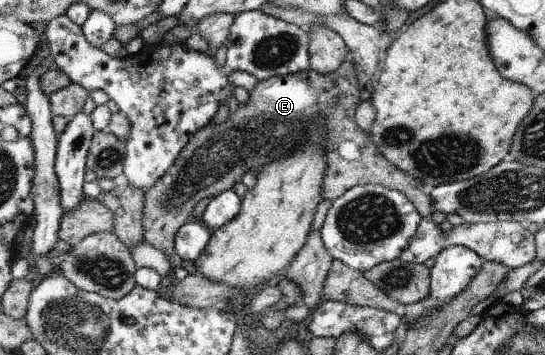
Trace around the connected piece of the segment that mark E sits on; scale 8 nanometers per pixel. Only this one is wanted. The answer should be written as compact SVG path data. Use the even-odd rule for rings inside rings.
M346 58L344 62L334 71L328 74L320 74L312 68L294 74L278 75L260 81L251 91L249 101L243 107L239 104L235 114L228 117L227 122L214 124L211 122L199 131L196 131L188 144L183 148L179 158L172 164L155 186L144 192L143 240L150 243L155 249L161 250L168 258L172 256L175 249L175 236L179 228L188 220L193 219L191 213L194 206L204 200L207 196L216 196L222 191L232 189L236 182L240 182L242 174L247 170L257 172L268 163L298 151L307 143L307 130L312 127L320 127L323 132L323 145L327 156L327 169L322 185L323 199L330 199L331 202L342 196L347 190L356 185L382 185L389 189L396 189L401 192L418 209L420 216L430 217L433 210L433 200L429 194L422 192L422 185L418 179L402 172L393 164L390 164L383 154L378 150L375 142L371 139L368 130L363 131L355 121L355 110L362 102L360 89L357 85L357 72L352 60ZM342 142L352 142L360 150L360 158L348 160L340 154L338 146Z

